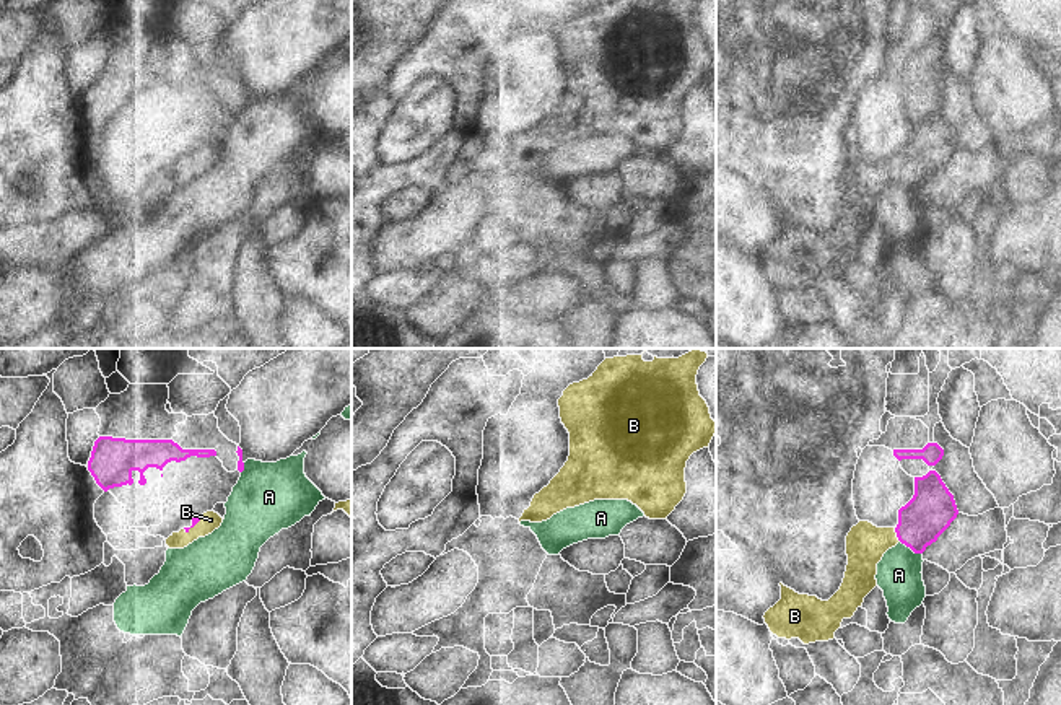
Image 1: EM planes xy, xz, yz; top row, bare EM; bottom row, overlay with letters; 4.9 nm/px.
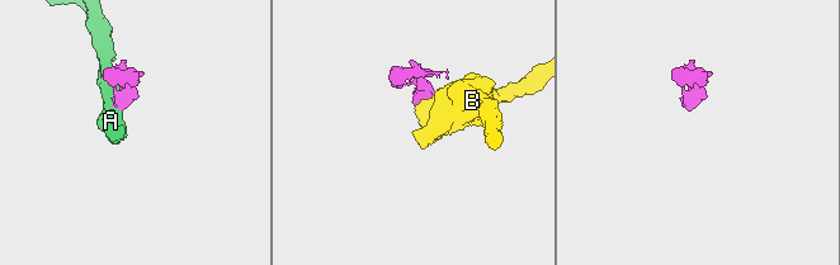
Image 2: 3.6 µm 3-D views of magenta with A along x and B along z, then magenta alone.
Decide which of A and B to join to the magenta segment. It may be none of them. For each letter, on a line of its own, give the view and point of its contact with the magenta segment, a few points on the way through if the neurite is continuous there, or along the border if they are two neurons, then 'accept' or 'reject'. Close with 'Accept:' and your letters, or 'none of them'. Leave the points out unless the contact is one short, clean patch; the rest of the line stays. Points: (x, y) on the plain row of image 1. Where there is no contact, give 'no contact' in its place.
A: yz (912, 184) | along yz (900, 176), (921, 189) | reject
B: yz (897, 170) | across yz (931, 145), (910, 166), (897, 170), (866, 179) | accept
Accept: B

